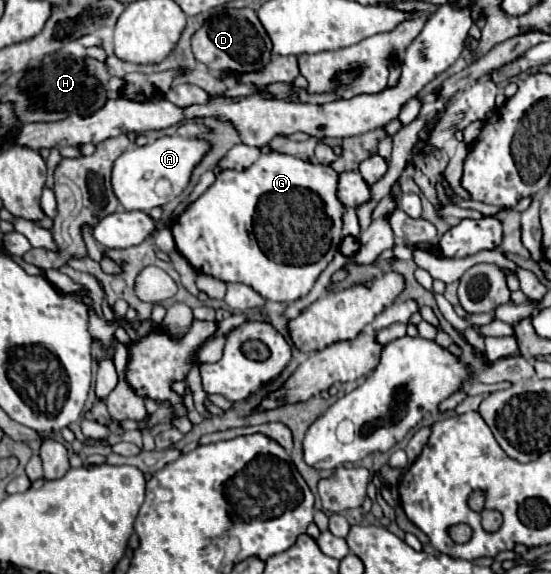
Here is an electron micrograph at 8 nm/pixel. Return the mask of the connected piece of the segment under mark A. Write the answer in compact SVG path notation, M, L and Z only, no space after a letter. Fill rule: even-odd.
M161 136L155 142L149 142L145 146L135 146L133 150L123 152L113 166L111 184L115 190L115 196L123 204L125 210L151 210L155 206L163 206L177 198L189 184L189 178L195 170L195 166L203 160L203 156L211 150L211 144L201 138L183 138L183 136ZM167 180L171 184L171 190L161 194L159 182Z

